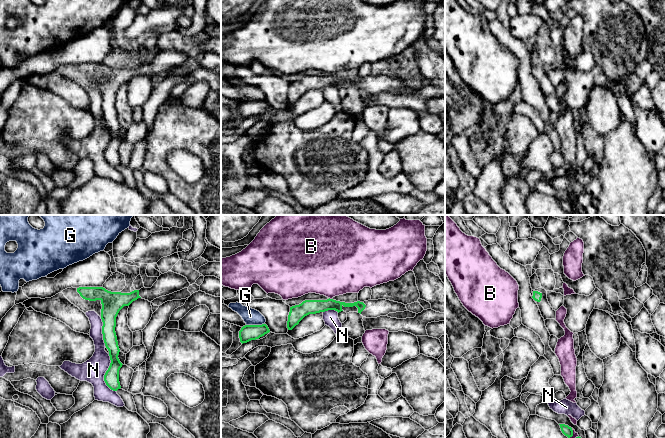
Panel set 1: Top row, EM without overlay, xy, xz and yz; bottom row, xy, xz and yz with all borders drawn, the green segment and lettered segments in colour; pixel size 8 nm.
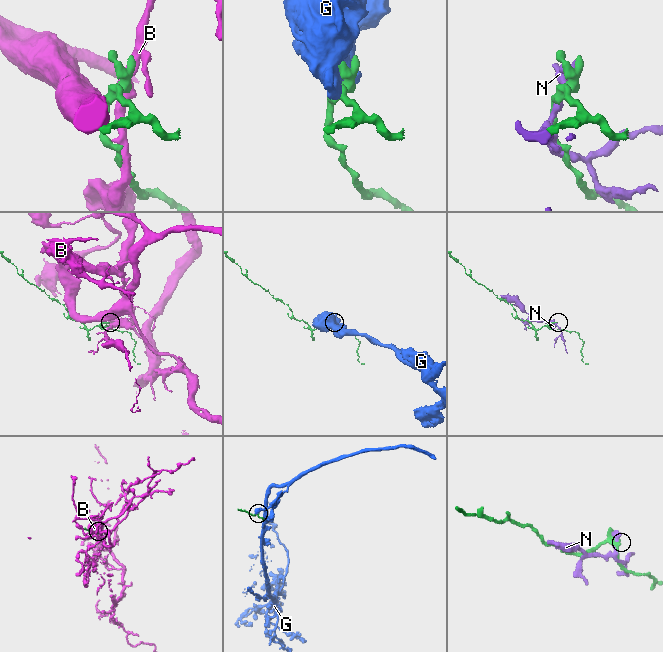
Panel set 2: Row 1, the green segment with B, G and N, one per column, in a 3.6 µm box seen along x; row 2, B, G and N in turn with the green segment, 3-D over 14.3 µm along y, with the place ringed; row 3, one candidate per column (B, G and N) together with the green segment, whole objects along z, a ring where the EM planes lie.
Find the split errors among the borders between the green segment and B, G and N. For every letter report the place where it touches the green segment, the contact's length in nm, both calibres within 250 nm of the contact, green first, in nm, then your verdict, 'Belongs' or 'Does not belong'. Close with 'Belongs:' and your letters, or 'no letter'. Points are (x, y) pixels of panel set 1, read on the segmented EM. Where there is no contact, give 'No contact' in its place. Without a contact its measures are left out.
B: Touches green at xz (329, 298). Shared border 30 nm. Thickness 120 nm (green) against 460 nm. Does not belong
G: Touches green at xz (255, 325). Shared border 150 nm. Thickness 130 nm (green) against 130 nm. Does not belong
N: Touches green at xy (105, 374). Shared border 300 nm. Thickness 120 nm (green) against 190 nm. Does not belong
Belongs: no letter

